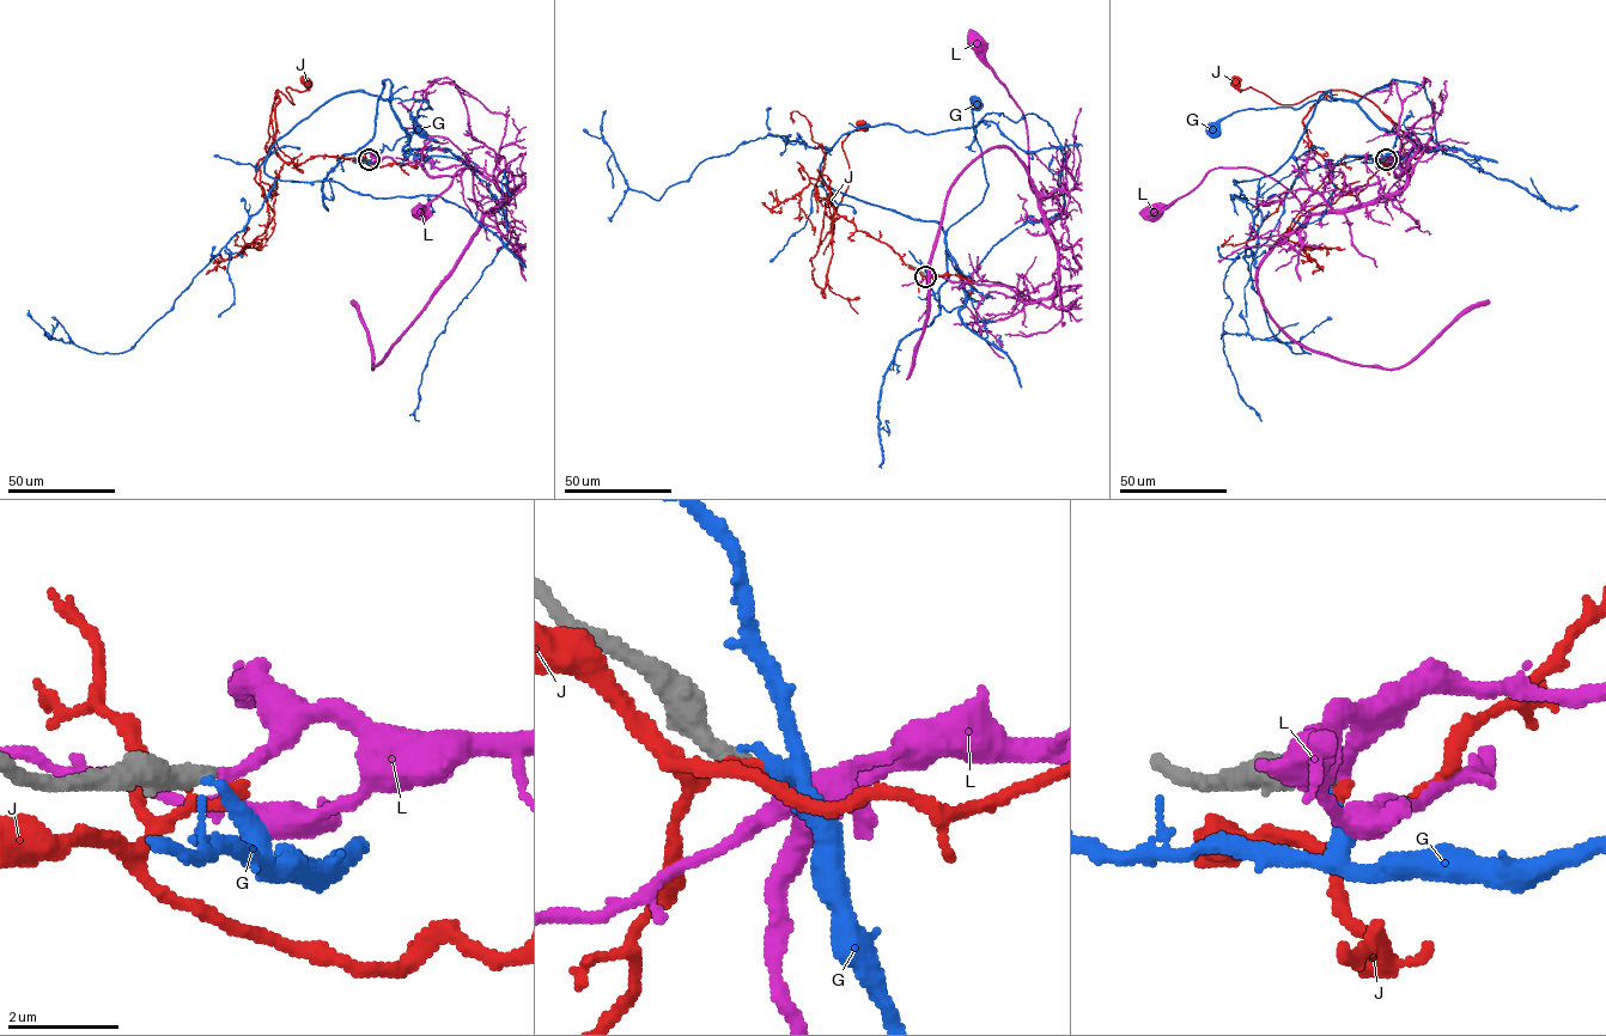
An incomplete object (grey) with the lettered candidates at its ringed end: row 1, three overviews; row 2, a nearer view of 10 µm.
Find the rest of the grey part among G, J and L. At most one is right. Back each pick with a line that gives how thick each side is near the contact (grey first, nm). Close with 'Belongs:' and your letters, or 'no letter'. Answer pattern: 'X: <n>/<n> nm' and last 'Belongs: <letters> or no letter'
L: 400/150 nm
Belongs: L

